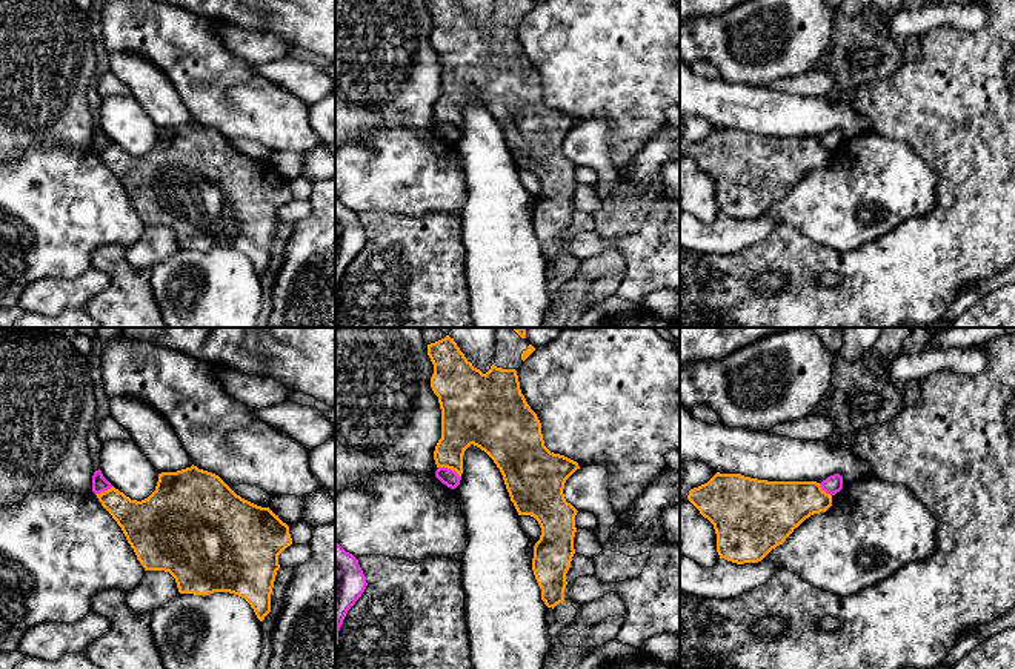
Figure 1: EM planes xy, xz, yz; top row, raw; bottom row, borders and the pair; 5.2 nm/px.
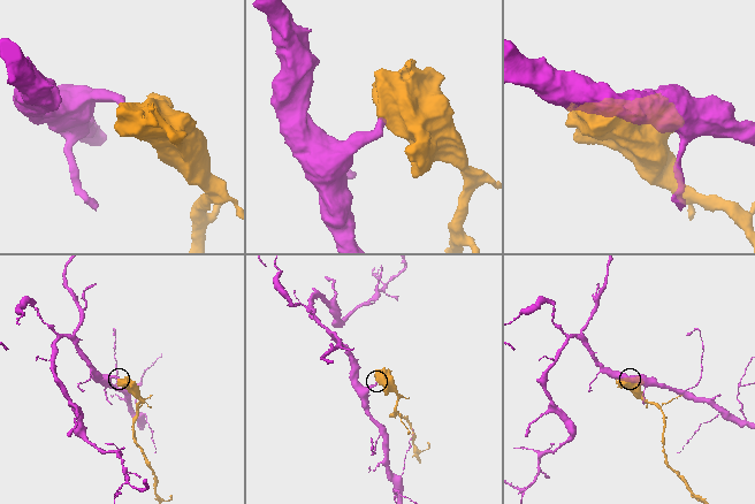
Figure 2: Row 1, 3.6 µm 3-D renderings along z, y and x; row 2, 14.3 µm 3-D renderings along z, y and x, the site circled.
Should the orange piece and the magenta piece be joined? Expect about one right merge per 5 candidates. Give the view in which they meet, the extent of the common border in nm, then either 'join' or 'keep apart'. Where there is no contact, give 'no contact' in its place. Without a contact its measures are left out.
contact in xz; length 130 nm; keep apart

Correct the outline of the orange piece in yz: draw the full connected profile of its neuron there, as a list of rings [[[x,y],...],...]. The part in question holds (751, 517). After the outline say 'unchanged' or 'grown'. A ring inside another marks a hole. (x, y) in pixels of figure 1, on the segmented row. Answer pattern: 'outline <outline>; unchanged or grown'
outline [[[720,472],[707,483],[691,489],[687,500],[714,524],[720,558],[737,564],[761,561],[806,518],[832,506],[832,495],[817,481],[767,481]]]; unchanged

